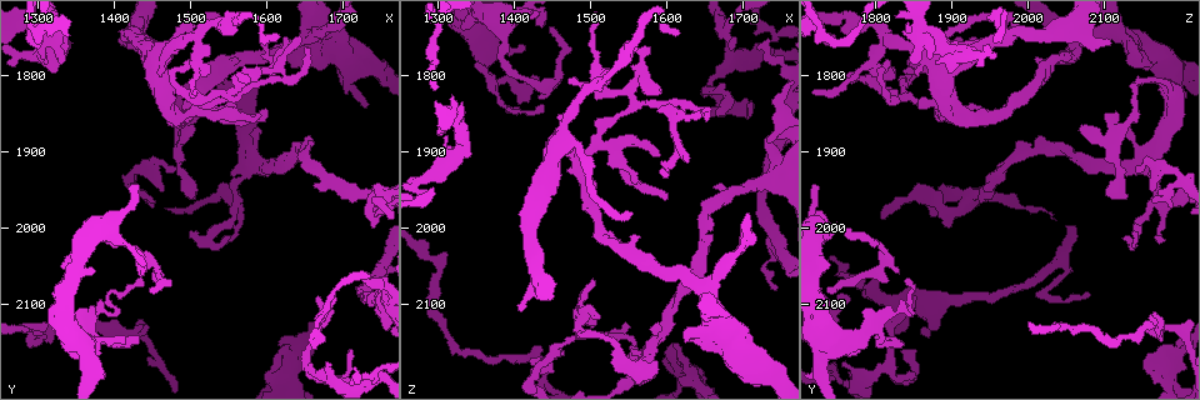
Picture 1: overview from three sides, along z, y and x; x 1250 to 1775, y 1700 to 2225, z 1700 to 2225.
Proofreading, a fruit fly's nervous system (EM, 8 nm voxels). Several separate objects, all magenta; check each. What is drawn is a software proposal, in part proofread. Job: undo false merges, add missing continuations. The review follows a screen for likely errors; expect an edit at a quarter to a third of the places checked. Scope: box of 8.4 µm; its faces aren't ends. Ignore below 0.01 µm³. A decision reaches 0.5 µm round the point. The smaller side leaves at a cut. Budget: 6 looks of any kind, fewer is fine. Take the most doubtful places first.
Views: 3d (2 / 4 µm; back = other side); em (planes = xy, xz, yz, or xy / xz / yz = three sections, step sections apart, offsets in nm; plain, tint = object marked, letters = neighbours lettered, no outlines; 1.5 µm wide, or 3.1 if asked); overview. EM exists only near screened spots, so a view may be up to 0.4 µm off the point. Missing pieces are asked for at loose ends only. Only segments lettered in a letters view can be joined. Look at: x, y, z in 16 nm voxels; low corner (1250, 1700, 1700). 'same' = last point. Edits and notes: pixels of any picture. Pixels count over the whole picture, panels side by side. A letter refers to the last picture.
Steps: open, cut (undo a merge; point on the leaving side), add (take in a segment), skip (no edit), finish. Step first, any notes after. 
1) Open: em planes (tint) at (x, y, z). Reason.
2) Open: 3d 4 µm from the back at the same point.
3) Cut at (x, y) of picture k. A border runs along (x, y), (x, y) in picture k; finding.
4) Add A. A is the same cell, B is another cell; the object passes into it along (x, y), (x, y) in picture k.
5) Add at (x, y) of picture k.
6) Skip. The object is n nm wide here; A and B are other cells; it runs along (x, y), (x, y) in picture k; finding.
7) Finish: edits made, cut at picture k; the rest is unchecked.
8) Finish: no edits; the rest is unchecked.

Open: 3d 2 µm at (1730, 2055, 1755). Tapers out.

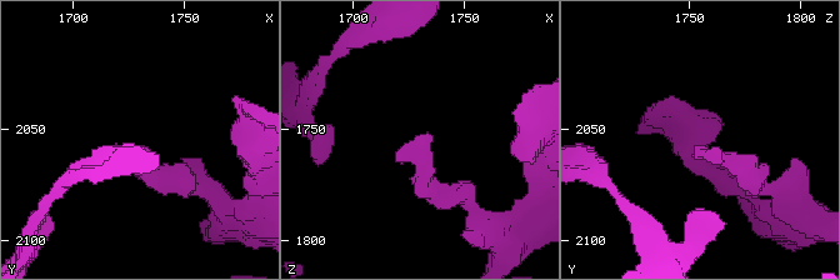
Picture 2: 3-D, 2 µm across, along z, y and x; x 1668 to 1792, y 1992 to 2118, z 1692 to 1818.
Open: em xy step 4 (tint) at (1731, 2059, 1753).

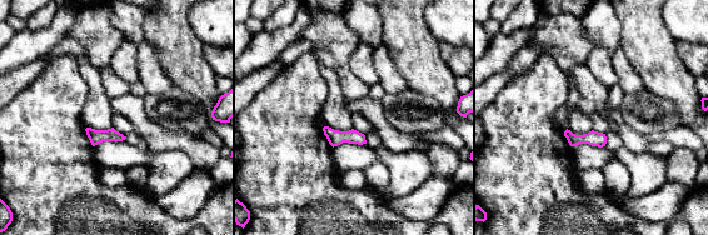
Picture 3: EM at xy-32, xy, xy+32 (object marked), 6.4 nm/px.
Open: em planes (letters) at the same point.

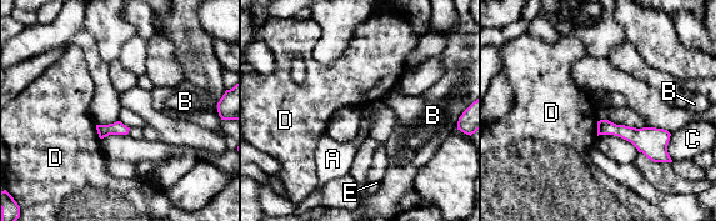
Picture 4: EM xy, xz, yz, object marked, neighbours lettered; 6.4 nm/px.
Skip. A, B, C, D and E are other cells; no lettered segment goes on from it.

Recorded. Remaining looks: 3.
Open: 3d 4 µm at (1655, 2190, 1850). Tapers out.

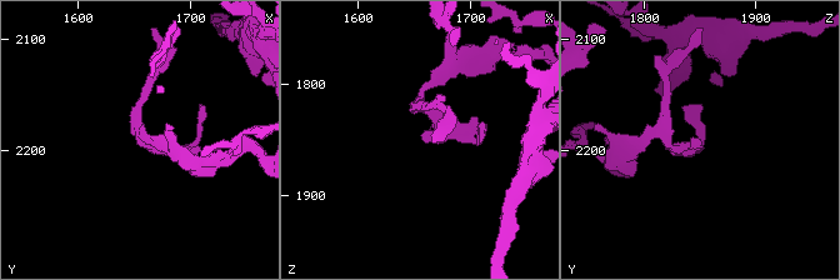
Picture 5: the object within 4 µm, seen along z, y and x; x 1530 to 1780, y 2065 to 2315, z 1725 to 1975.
Open: em xz step 4 (tint) at (1658, 2192, 1846). Now the EM.

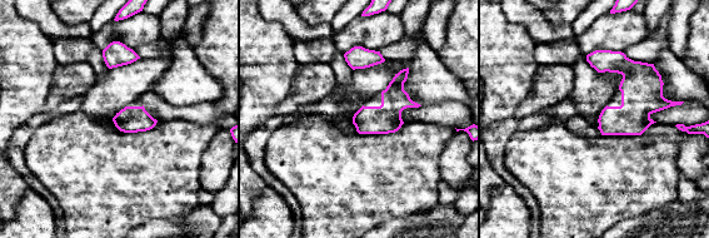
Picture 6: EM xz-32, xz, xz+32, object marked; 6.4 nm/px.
Open: em planes (letters) at the same point. Another direction.

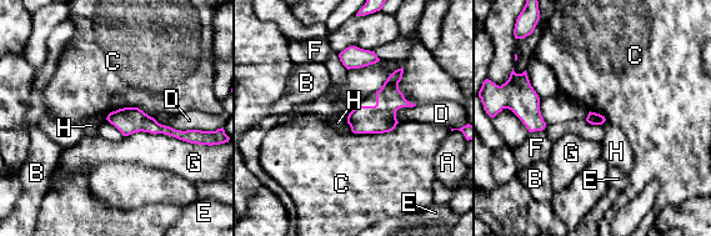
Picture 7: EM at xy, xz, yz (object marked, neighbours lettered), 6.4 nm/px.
Skip. The longest contact is with G, 480 nm; A, B, C, D, E, F, G and H are other cells; it runs along (110, 118), (143, 121), (186, 137) in picture 7; none of them fits.

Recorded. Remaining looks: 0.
Finish: no edits; the rest is unchecked.

